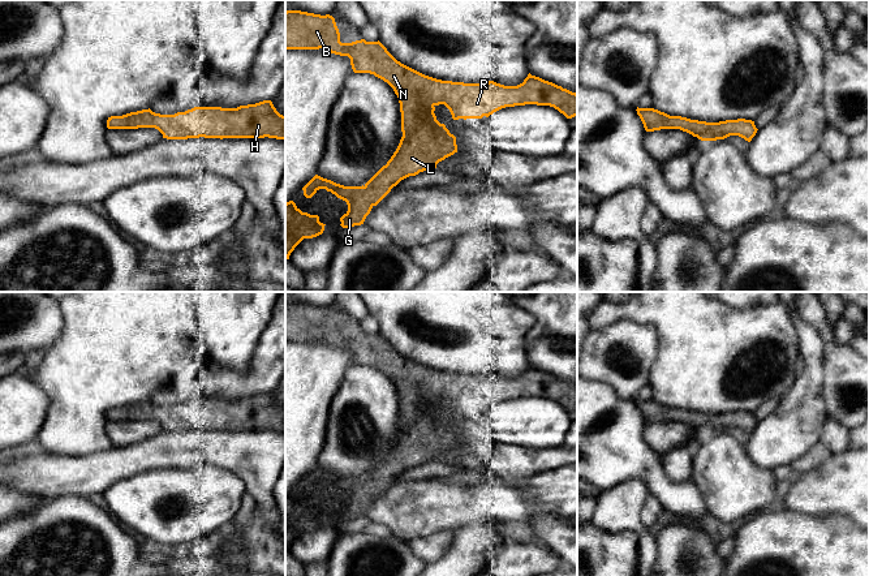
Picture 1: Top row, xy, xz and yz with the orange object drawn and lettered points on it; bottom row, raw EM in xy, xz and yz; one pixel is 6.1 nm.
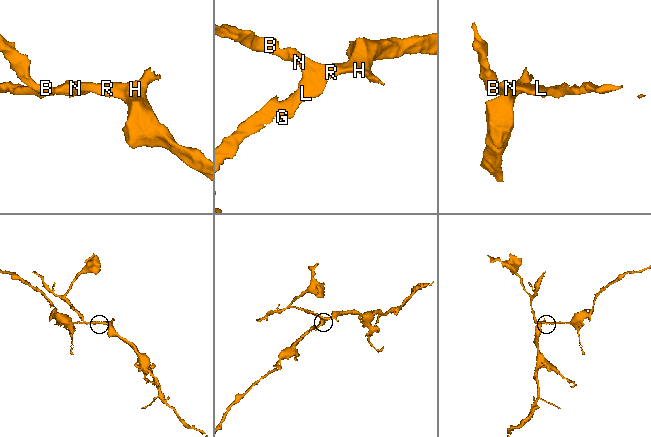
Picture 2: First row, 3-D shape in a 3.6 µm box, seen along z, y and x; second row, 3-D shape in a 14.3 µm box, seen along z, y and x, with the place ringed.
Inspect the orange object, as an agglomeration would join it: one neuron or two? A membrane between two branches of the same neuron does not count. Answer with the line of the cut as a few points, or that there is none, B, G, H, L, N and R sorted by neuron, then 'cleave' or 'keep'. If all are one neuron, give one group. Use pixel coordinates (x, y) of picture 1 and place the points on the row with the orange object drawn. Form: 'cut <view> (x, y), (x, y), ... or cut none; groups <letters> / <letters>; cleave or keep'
cut none; groups B G H L N R; keep

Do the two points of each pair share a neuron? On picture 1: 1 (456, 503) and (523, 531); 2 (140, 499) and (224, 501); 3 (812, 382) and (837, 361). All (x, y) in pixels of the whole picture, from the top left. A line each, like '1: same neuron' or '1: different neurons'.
1: different neurons
2: same neuron
3: different neurons

